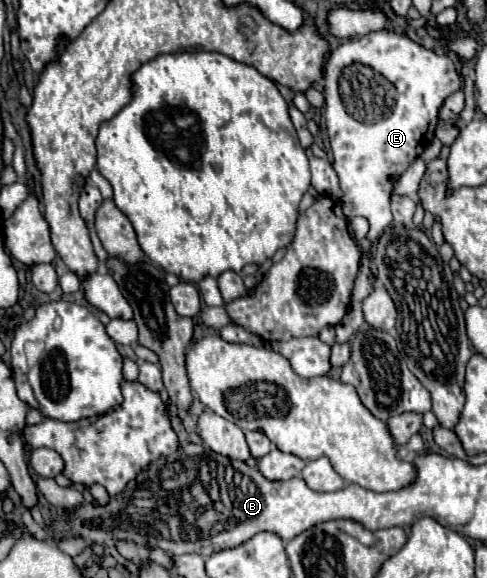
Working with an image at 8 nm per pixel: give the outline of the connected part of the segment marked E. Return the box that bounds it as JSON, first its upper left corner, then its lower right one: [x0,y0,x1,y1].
[324,30,462,276]

